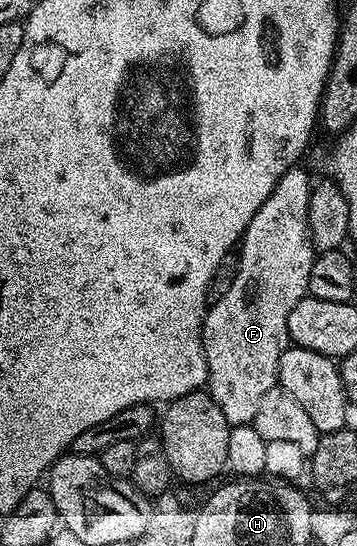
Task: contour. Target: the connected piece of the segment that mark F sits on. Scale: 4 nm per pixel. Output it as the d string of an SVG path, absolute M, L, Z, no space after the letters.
M302 167L288 170L278 180L237 246L238 270L231 287L207 308L202 346L208 363L208 392L231 427L249 426L260 399L278 385L280 355L291 344L288 315L310 292L308 275L316 256L308 231L311 188L312 180Z

